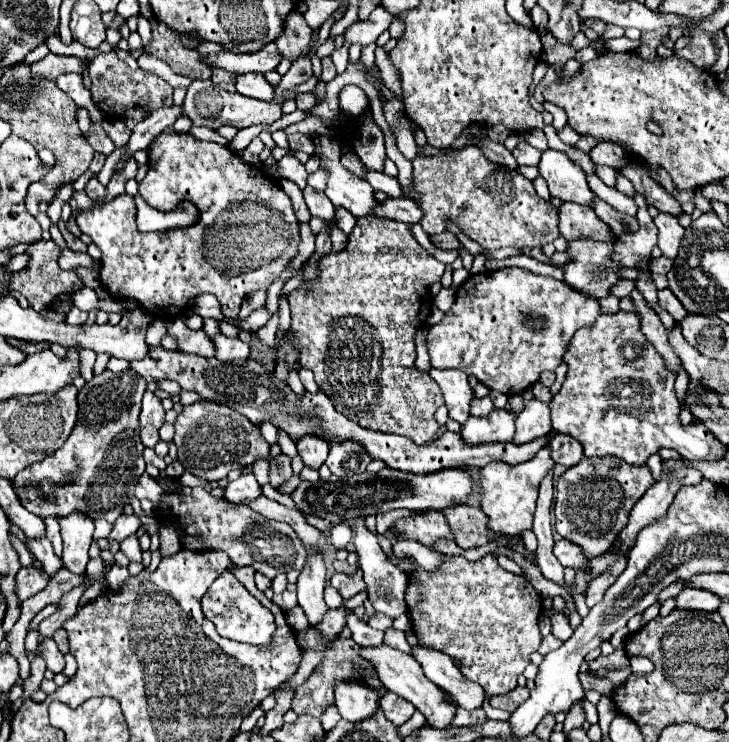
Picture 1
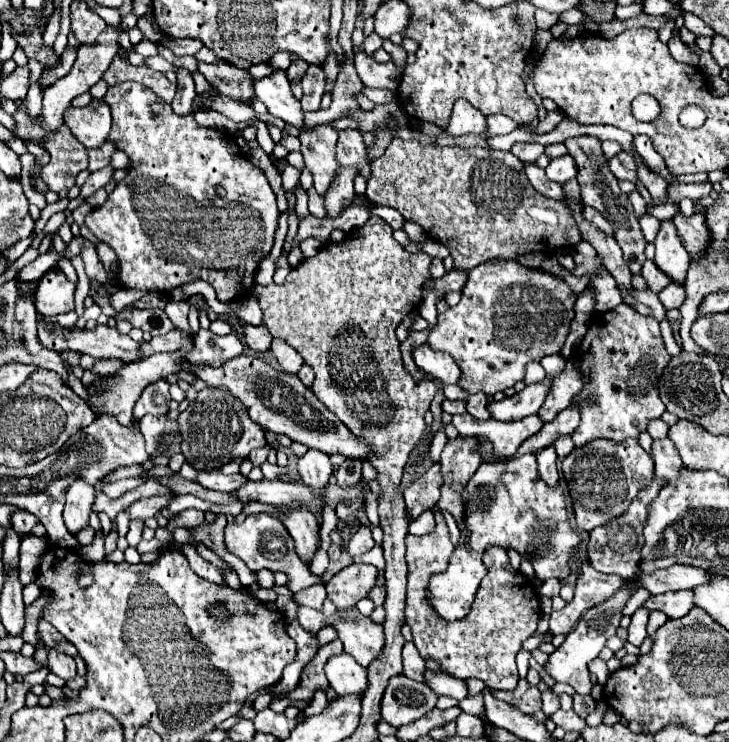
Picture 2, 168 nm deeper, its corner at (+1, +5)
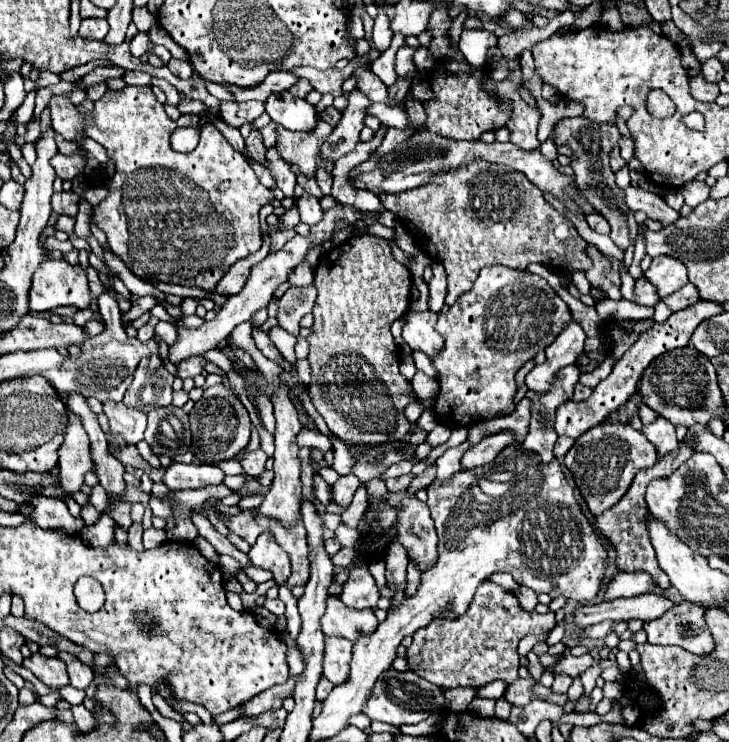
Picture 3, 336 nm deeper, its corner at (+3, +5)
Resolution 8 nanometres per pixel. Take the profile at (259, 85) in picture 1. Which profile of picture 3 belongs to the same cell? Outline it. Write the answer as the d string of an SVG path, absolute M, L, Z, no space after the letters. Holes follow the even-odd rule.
M288 91L280 97L272 95L266 101L266 113L272 121L276 121L288 131L312 131L318 123L314 105L290 95Z

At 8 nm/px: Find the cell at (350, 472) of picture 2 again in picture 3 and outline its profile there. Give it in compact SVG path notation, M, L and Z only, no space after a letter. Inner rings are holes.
M344 475L344 477L340 477L340 479L334 483L334 487L332 487L334 501L336 501L340 507L348 507L358 487L360 487L358 477L354 477L354 475Z

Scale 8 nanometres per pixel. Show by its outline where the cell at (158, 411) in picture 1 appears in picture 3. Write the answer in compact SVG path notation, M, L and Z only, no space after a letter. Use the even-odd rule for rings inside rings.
M150 355L138 363L138 371L134 371L134 379L126 389L122 403L144 413L166 407L172 403L172 381L174 375L166 369L162 357Z

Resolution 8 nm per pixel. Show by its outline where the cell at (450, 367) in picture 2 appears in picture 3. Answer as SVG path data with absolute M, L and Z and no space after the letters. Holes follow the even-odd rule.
M408 311L404 315L402 337L414 351L424 351L428 357L436 355L444 347L442 335L434 329L438 315L432 311Z

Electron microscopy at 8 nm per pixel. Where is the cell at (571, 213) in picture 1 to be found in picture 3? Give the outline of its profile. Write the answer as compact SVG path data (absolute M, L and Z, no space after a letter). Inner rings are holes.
M588 215L586 221L588 221L588 225L590 225L596 233L610 235L610 225L608 225L608 221L606 221L602 215Z

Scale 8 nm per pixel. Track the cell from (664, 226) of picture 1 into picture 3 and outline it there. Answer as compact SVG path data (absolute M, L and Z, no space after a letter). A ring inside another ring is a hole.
M666 255L652 259L652 265L644 275L656 287L658 299L666 299L688 283L684 263L678 263L678 259Z

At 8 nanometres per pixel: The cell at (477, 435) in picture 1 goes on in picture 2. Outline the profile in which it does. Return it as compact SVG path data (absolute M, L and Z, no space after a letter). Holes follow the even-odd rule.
M550 377L544 379L544 383L540 385L528 385L524 387L520 393L506 397L502 401L492 401L488 403L488 411L492 415L492 419L500 419L500 421L516 421L516 419L524 419L528 415L538 413L538 409L544 403L544 395L550 389Z

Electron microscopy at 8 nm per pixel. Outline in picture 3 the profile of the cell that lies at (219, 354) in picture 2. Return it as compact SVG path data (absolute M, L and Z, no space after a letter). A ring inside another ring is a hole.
M190 357L190 359L182 359L182 363L178 363L178 377L180 379L186 379L186 377L196 377L196 375L200 375L202 371L204 371L204 365L206 365L206 361L204 361L204 357Z

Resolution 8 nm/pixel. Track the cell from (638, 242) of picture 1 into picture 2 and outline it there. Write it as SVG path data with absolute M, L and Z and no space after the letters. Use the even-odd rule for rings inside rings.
M642 217L642 219L640 219L640 225L642 225L642 231L644 231L646 241L648 241L648 243L654 241L654 237L656 237L656 233L658 233L658 229L660 229L660 221L658 221L656 217Z

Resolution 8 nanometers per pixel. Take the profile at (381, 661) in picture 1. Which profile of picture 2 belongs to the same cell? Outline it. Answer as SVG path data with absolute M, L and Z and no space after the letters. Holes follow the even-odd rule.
M344 615L334 623L338 639L344 643L344 651L352 655L362 667L370 667L372 659L384 651L382 625L372 623L370 617L348 617Z

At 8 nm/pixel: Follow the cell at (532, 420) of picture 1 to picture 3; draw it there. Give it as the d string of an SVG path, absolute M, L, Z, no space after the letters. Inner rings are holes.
M504 431L504 433L496 433L496 435L490 435L486 439L482 439L478 445L470 447L464 457L462 457L462 469L464 471L470 471L474 467L482 467L482 465L488 465L494 461L494 457L508 445L516 443L514 441L514 435Z

